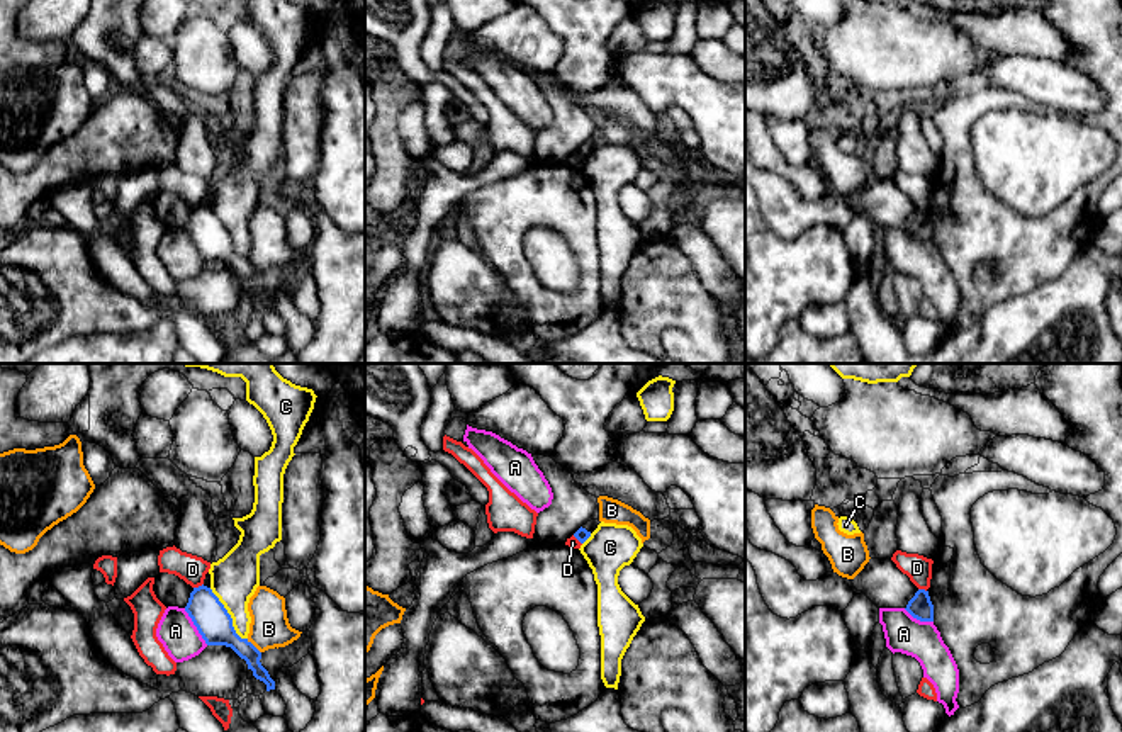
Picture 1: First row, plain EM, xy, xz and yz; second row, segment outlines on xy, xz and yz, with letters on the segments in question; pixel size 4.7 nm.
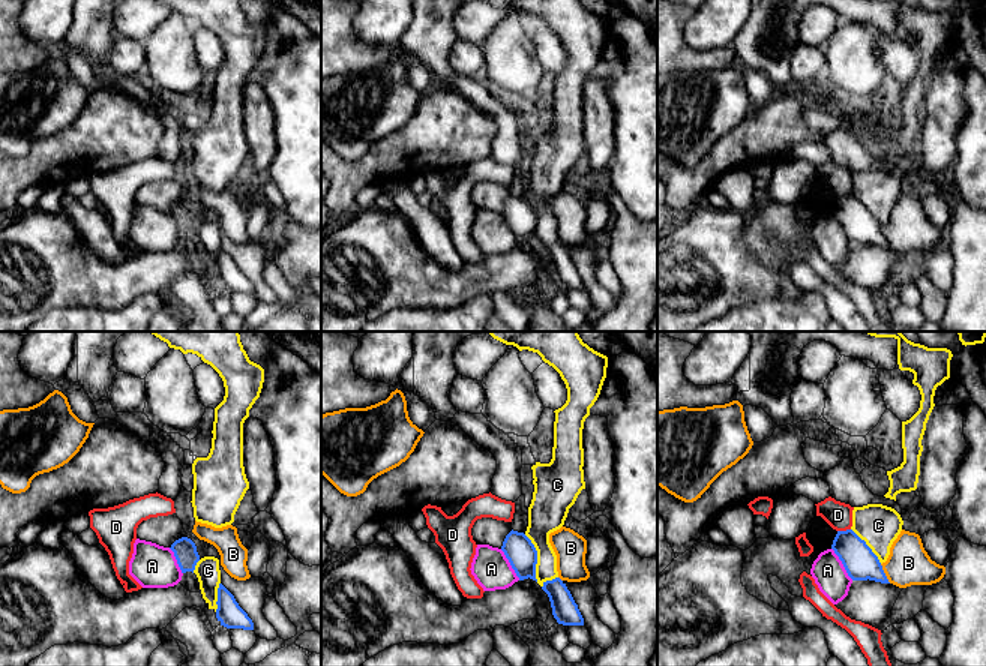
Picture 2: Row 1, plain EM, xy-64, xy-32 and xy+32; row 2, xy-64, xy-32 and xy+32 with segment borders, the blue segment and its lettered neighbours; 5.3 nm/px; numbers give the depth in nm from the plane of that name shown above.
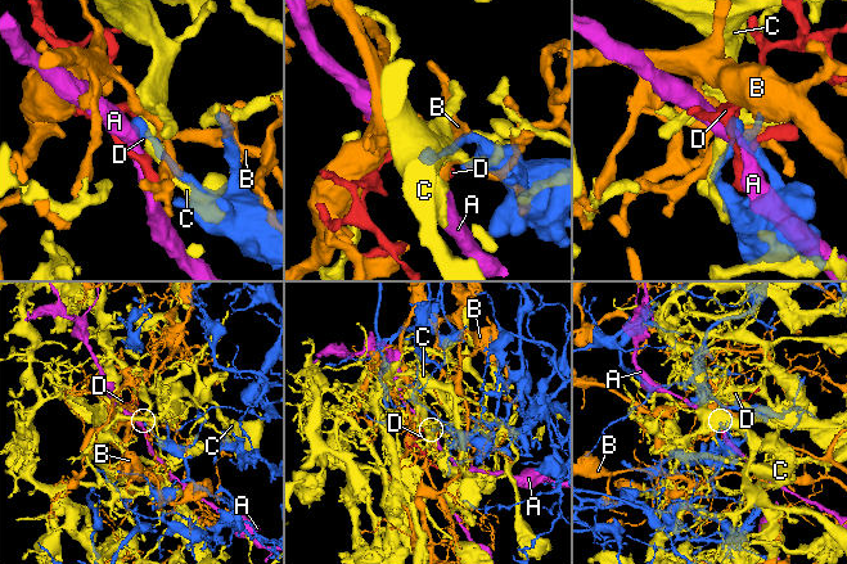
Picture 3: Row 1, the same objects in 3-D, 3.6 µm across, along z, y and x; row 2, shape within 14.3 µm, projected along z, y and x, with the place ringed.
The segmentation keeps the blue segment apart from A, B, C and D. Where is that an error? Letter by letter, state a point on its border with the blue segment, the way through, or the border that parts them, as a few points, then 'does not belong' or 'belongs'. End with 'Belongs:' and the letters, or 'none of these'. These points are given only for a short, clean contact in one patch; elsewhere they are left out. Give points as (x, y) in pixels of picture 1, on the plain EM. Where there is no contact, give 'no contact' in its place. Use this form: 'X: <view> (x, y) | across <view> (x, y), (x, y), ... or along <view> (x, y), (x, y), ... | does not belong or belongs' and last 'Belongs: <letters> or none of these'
A: xy (196, 245) | along xy (184, 228), (207, 264) | does not belong
B: xy (253, 265) | does not belong
C: xy (230, 235) | does not belong
D: xy (199, 206) | along xy (202, 202), (194, 208) | does not belong
Belongs: none of these

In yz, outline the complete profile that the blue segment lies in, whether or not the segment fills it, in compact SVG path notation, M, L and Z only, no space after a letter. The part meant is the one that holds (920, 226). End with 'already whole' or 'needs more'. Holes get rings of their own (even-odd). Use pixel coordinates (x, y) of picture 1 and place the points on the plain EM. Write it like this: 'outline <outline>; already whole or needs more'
outline M918 209L905 229L920 241L934 241L934 224L925 209Z; already whole

